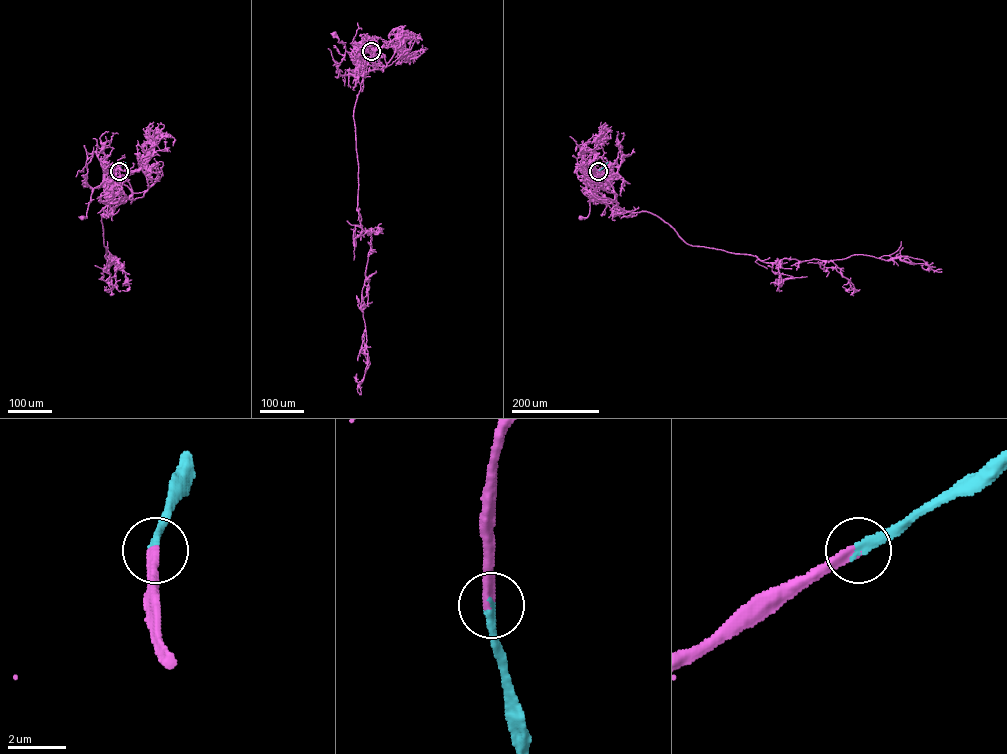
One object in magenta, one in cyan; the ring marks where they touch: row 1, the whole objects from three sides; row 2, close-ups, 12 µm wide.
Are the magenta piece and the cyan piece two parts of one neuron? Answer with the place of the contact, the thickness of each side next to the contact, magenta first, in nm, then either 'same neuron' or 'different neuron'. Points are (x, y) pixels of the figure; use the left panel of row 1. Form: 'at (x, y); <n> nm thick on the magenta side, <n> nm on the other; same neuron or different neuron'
at (119, 171); 340 nm thick on the magenta side, 320 nm on the other; same neuron

